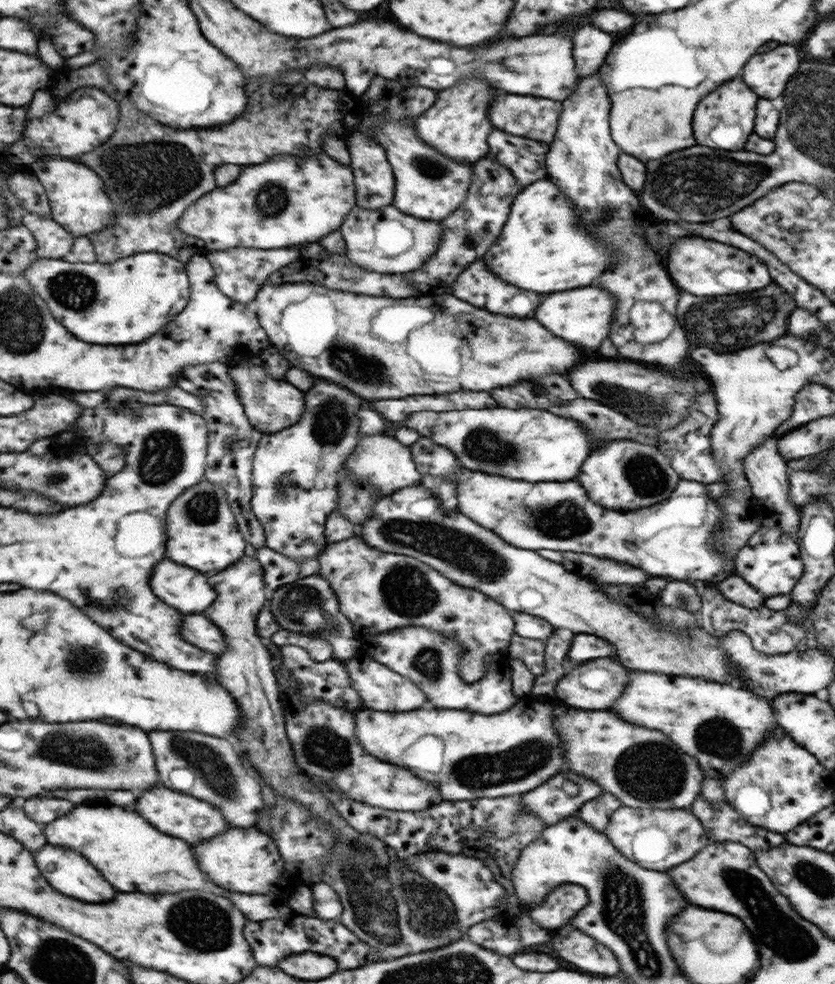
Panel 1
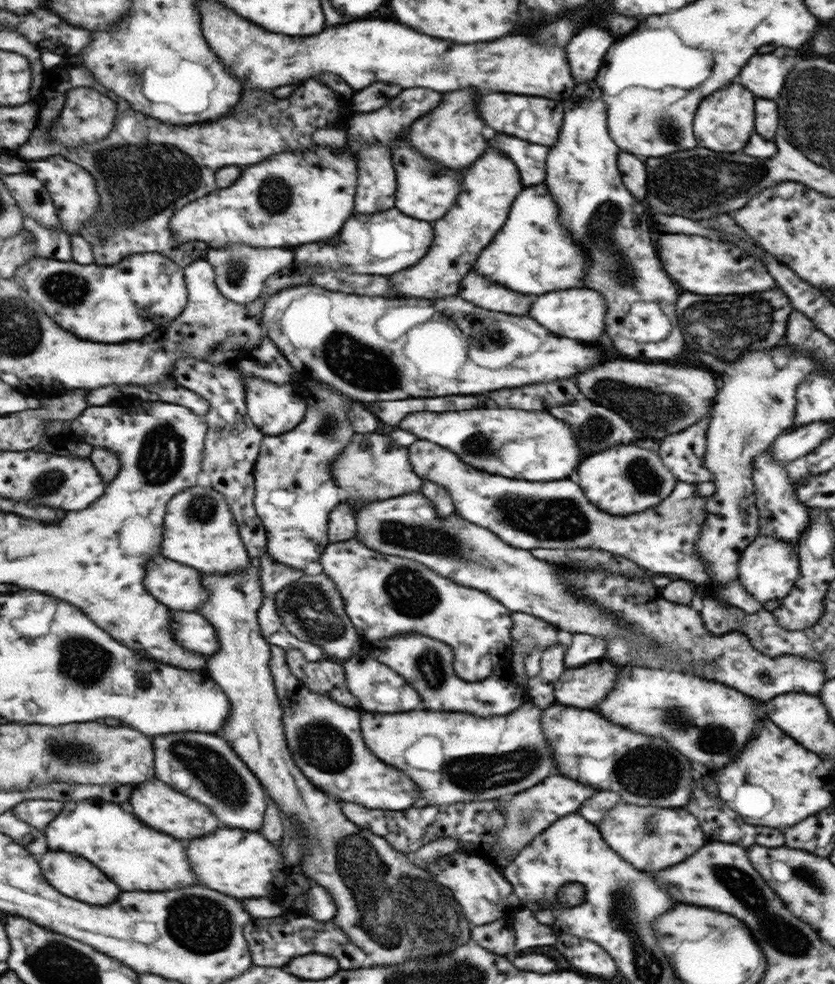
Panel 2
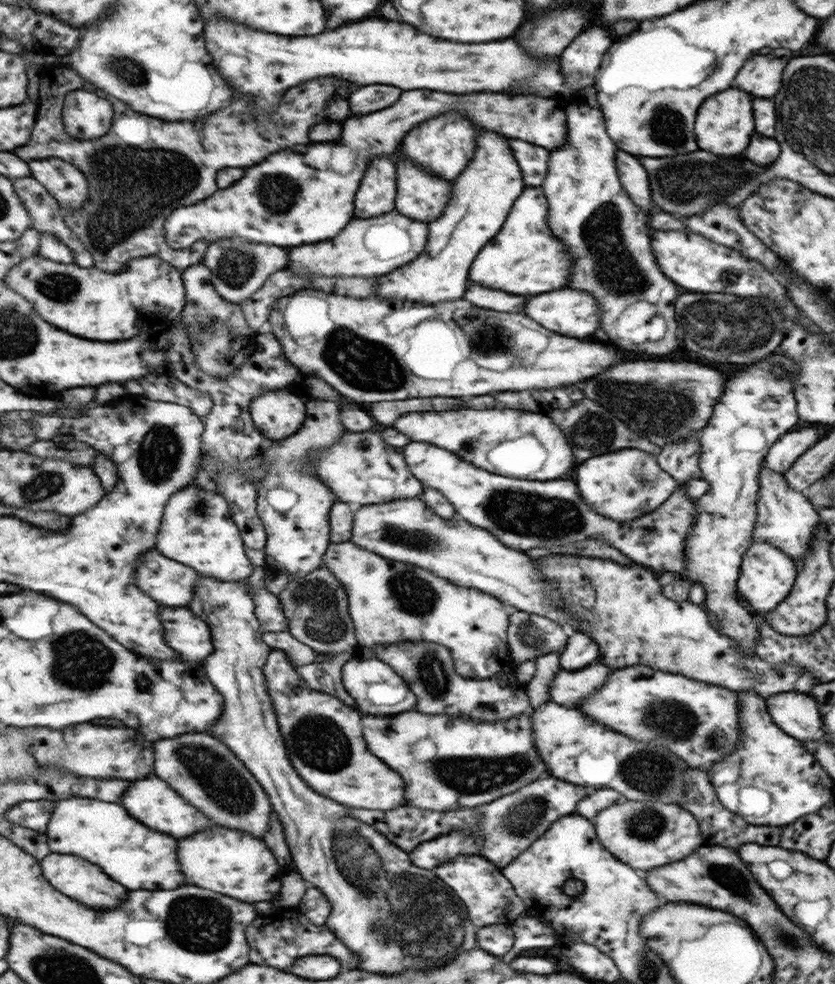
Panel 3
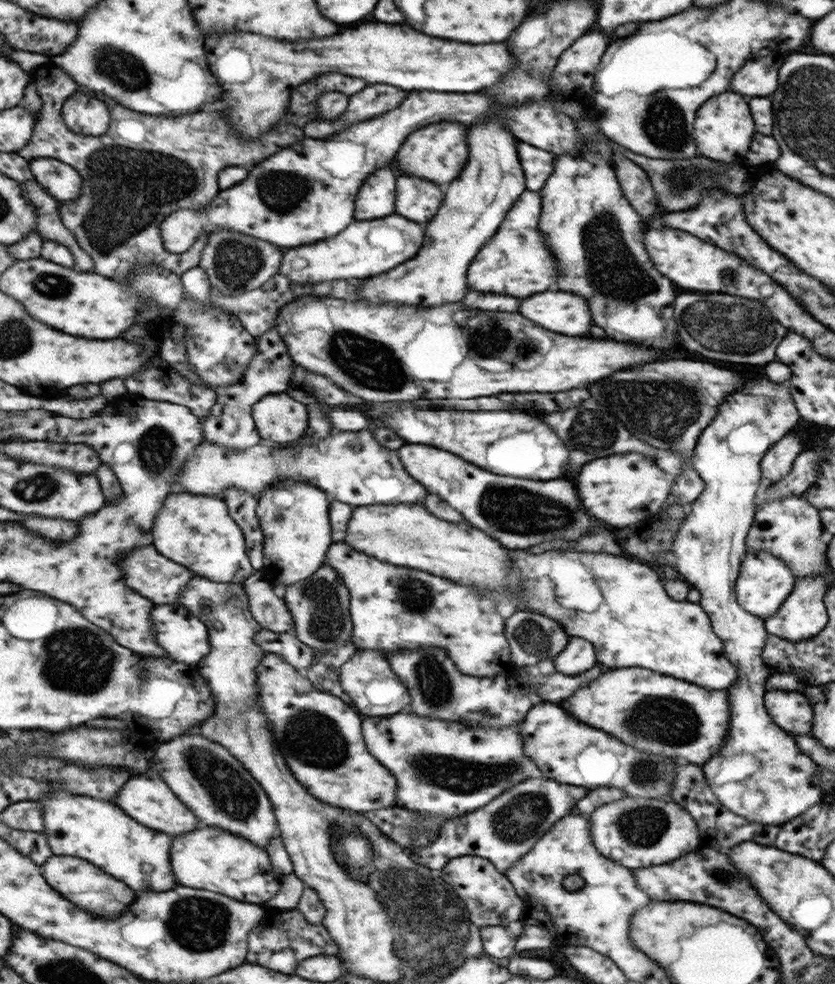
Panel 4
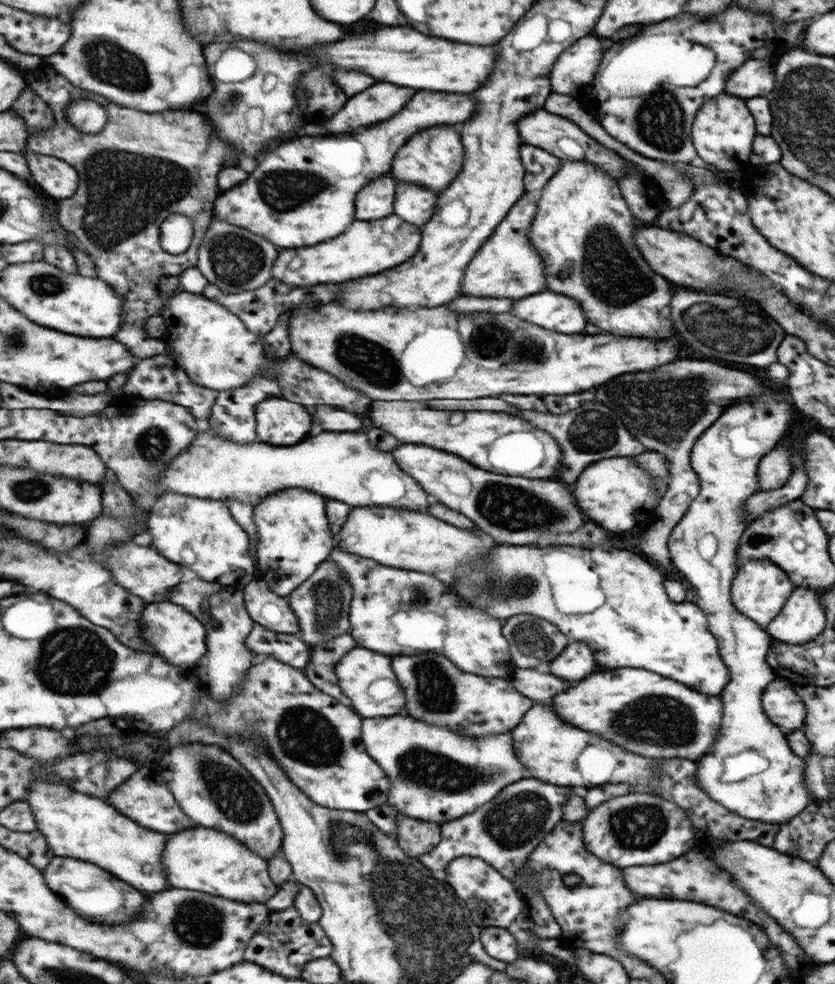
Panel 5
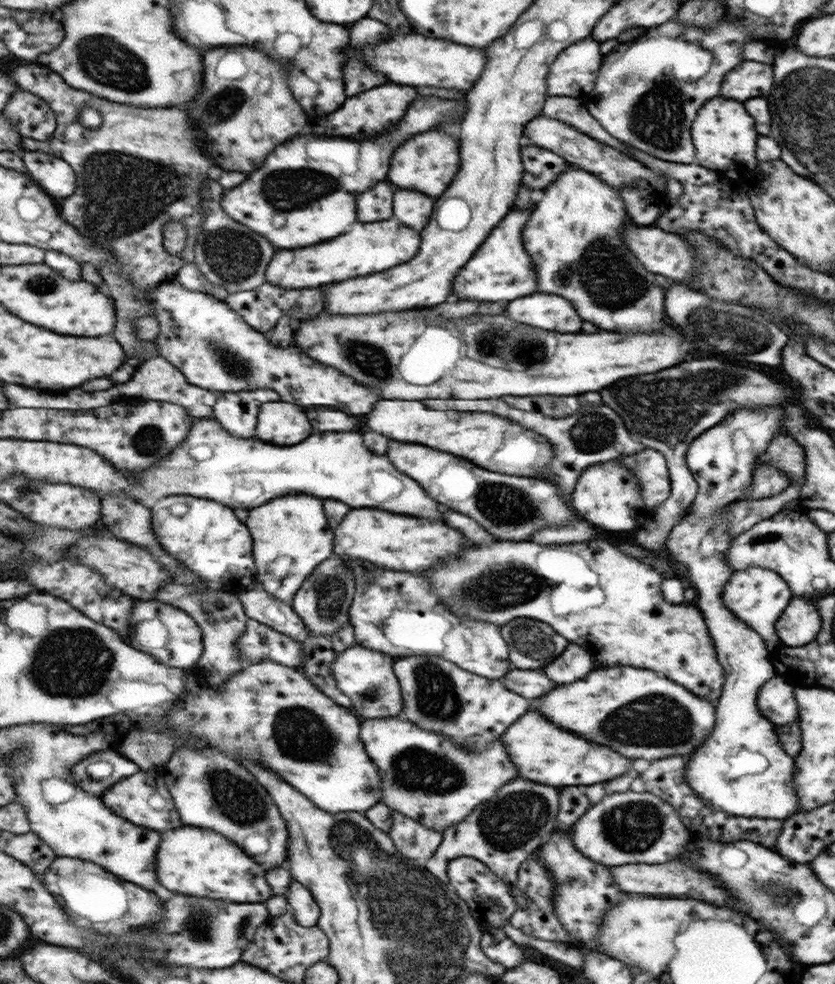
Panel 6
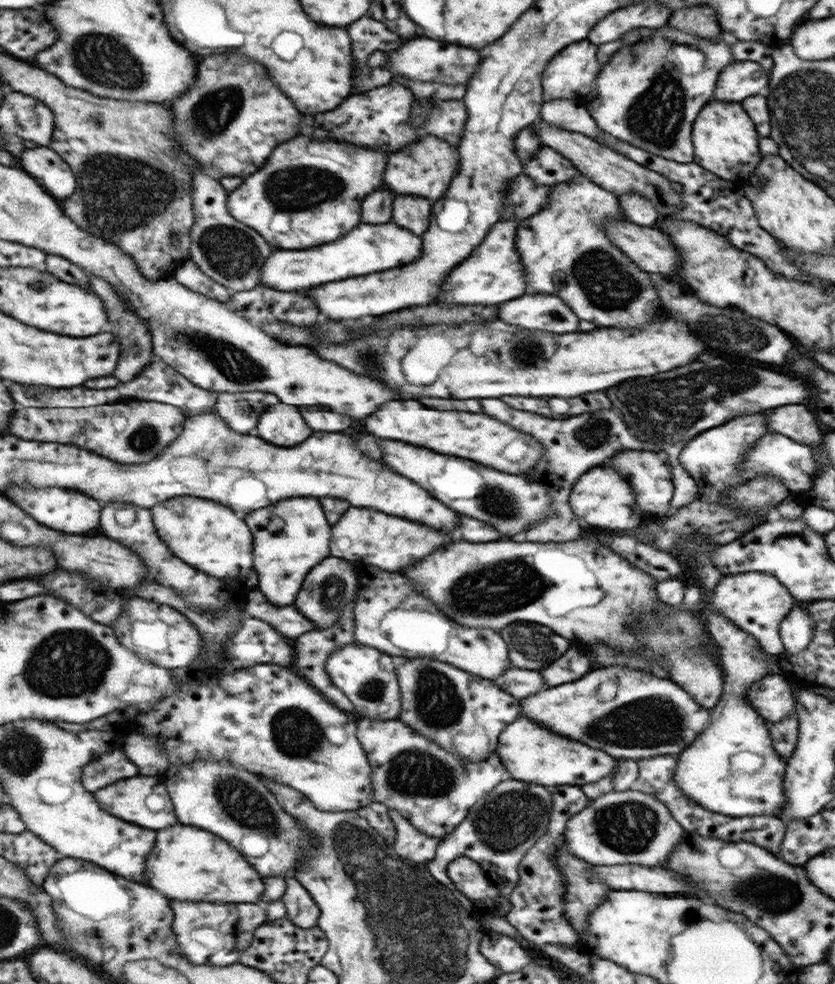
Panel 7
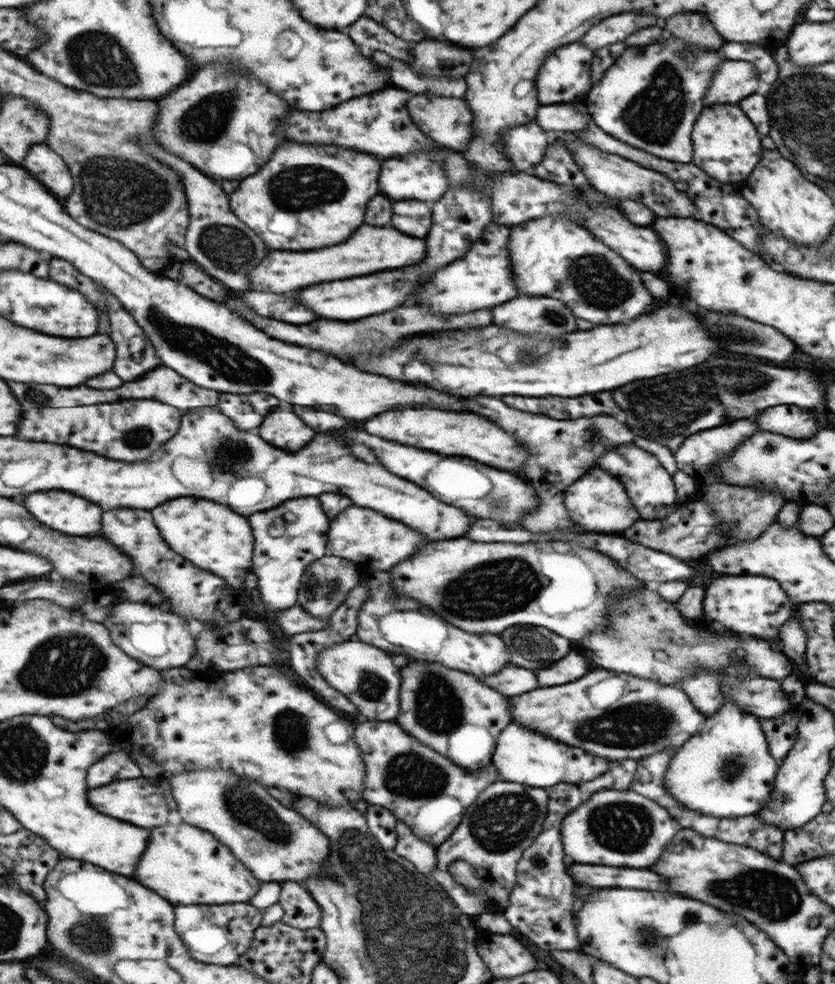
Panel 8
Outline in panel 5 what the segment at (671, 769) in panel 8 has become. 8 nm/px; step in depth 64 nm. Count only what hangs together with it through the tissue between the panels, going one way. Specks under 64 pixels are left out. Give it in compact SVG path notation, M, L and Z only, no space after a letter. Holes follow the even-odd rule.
M773 392L775 394L761 398L742 398L739 403L724 408L719 418L695 440L689 453L689 464L698 478L700 490L688 504L679 522L671 529L666 547L669 548L668 555L671 556L673 566L695 589L697 598L694 603L705 614L708 631L715 638L721 662L729 673L728 683L718 695L722 701L722 720L717 739L711 743L710 750L694 762L693 776L697 787L717 805L725 806L729 812L741 818L779 824L797 816L807 804L813 803L813 799L803 785L803 757L792 753L783 731L769 719L762 708L762 692L777 678L765 657L770 648L771 637L758 624L739 612L730 600L731 583L738 570L738 540L747 526L742 518L742 506L757 491L757 472L761 458L782 439L792 434L791 422L797 418L795 414L798 414L797 410L793 410L785 402L785 392Z

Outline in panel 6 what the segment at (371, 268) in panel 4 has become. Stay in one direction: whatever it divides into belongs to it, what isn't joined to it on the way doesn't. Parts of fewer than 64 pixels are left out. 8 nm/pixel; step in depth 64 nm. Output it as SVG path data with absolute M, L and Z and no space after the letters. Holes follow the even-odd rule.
M385 220L377 224L355 224L351 232L339 236L339 240L329 240L315 248L301 250L281 250L275 254L271 268L267 268L267 282L283 288L317 288L321 284L343 282L347 278L365 276L381 272L411 260L419 248L419 234L405 228L397 220Z

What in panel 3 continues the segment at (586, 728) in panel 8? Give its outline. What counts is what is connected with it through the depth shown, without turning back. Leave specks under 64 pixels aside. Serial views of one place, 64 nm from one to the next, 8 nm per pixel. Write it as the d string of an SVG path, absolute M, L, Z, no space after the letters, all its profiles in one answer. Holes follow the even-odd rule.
M639 664L611 670L606 678L597 692L585 697L575 707L595 722L621 732L631 740L653 742L678 756L687 766L705 772L715 761L722 759L728 752L731 753L735 743L738 743L738 697L733 690Z

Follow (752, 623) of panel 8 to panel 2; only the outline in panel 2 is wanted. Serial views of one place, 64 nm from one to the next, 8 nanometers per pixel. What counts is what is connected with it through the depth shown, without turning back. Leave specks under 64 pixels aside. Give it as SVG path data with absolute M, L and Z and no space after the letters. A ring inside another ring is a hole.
M758 534L741 555L737 578L745 591L763 605L767 600L782 600L793 590L799 566L801 562L795 546L777 540L774 536Z

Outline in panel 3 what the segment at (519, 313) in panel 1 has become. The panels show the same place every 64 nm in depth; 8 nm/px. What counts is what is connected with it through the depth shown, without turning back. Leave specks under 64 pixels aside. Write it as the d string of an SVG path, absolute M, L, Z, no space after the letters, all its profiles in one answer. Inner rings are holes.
M467 284L465 298L469 304L477 308L495 310L495 312L521 312L523 304L529 300L529 296L515 296L515 294L505 294L501 290L491 290L491 288L481 288L480 284Z

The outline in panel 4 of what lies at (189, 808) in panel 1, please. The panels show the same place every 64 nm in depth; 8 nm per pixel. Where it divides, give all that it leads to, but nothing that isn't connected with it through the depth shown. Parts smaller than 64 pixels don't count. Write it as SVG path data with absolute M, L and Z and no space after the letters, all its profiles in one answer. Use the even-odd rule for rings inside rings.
M147 770L145 774L133 776L125 788L119 792L117 796L117 804L135 820L139 820L143 826L151 828L151 830L159 830L159 832L167 832L171 836L179 836L179 834L187 834L199 828L199 820L195 814L191 814L191 810L171 792L171 788L167 786L167 782L163 782L159 776L155 776L157 772Z

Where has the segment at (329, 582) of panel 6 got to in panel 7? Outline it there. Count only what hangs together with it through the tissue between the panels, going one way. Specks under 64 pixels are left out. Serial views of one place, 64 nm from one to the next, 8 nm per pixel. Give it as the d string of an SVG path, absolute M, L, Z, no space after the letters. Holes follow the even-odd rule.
M331 555L312 568L306 577L306 583L298 598L294 602L295 606L317 625L317 631L334 626L336 620L346 609L347 603L351 600L352 594L358 586L357 564L352 561Z

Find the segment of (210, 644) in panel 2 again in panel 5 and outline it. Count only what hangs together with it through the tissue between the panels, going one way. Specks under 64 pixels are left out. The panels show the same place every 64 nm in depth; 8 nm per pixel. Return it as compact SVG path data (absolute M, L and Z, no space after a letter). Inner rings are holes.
M167 600L158 603L147 603L142 612L143 638L167 662L183 666L183 664L198 664L207 654L207 628L183 606Z

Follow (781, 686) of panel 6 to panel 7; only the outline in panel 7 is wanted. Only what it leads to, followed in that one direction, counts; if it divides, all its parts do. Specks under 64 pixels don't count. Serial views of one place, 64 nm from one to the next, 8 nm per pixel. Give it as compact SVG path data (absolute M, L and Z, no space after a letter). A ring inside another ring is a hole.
M769 674L747 687L744 693L750 707L767 722L779 722L793 714L793 697L781 675Z

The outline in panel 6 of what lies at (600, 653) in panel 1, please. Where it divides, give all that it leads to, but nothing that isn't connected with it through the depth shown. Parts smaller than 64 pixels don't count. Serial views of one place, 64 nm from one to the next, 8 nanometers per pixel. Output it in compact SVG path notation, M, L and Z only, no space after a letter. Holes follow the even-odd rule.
M568 643L565 650L543 670L543 674L547 674L555 684L579 680L594 670L592 654L583 646Z

